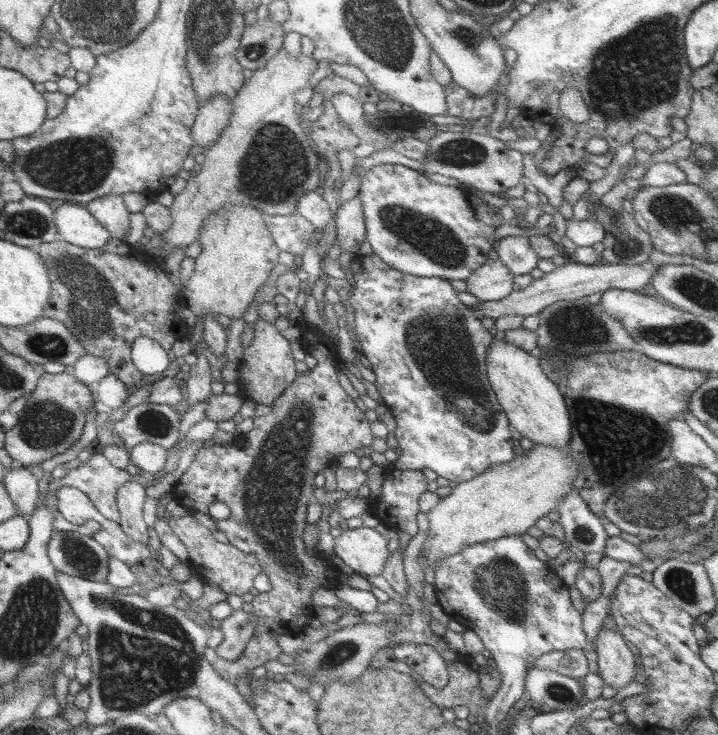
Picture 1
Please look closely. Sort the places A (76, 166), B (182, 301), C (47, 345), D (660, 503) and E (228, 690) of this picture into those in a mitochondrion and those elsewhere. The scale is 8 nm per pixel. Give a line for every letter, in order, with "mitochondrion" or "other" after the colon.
A: mitochondrion
B: other
C: mitochondrion
D: mitochondrion
E: other

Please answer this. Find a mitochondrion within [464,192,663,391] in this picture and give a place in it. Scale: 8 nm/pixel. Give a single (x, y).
(575, 328)

